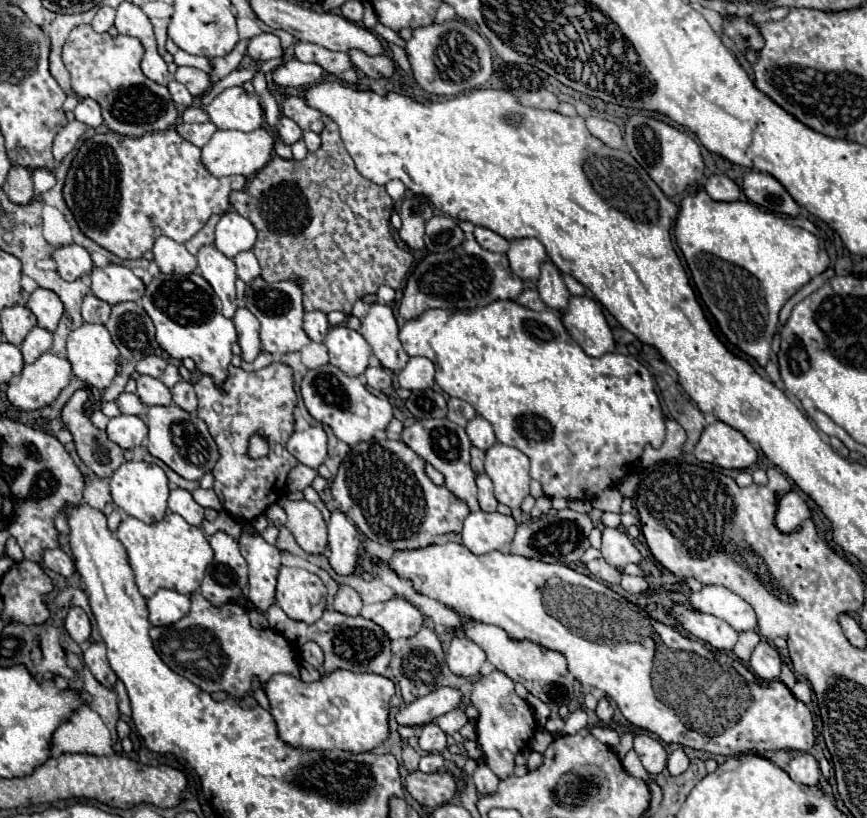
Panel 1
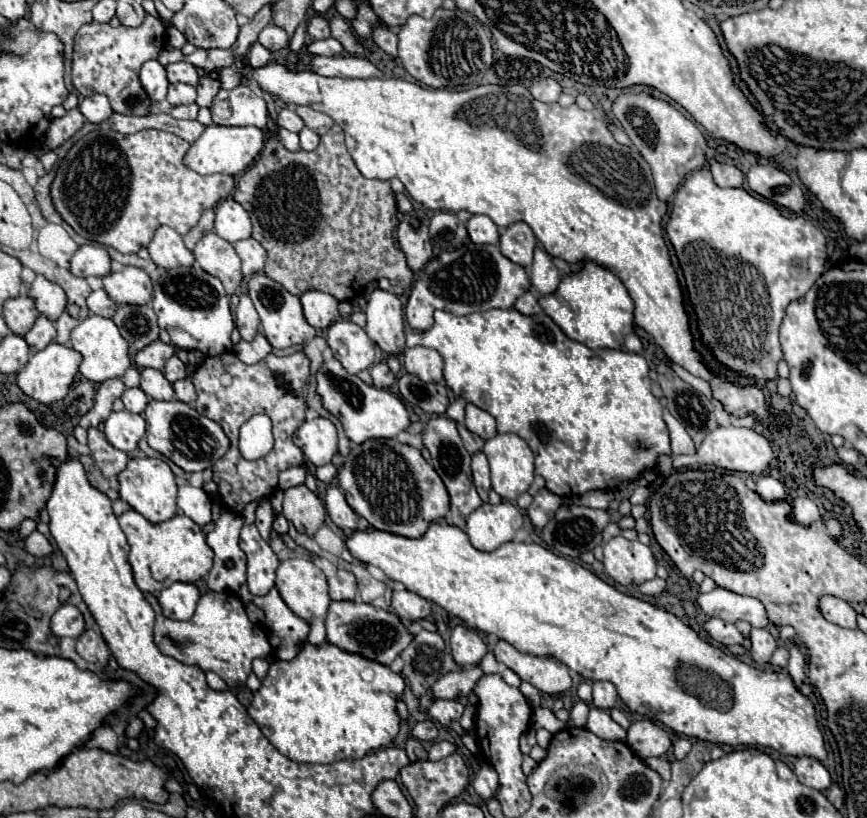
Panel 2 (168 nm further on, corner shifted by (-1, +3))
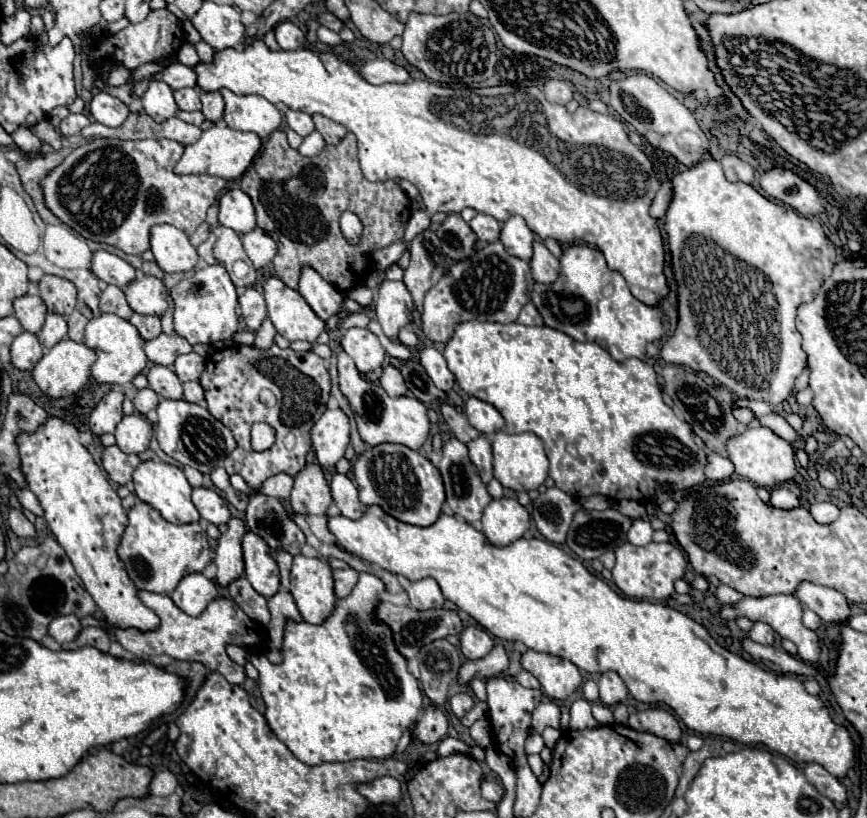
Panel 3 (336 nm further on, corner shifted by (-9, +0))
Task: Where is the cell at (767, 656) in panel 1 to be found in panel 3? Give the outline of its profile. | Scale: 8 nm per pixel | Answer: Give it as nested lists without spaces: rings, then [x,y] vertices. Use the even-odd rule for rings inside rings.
[[[755,622],[753,628],[749,630],[749,638],[753,642],[759,642],[759,644],[773,644],[775,630],[769,624],[765,624],[765,622]]]

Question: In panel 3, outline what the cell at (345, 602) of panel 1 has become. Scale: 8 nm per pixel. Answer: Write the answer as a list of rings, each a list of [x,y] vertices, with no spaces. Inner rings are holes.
[[[353,568],[333,570],[333,580],[335,580],[335,596],[345,598],[357,584],[357,572]]]

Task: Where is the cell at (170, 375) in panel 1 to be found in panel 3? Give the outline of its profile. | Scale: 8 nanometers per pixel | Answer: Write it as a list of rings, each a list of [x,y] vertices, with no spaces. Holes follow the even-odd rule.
[[[189,352],[189,354],[183,354],[175,360],[173,364],[173,372],[179,376],[181,382],[187,382],[187,380],[199,380],[201,372],[205,368],[205,358],[195,354],[195,352]]]

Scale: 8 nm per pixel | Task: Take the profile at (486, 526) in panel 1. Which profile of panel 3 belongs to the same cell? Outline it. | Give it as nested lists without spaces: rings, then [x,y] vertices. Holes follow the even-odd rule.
[[[503,496],[499,500],[493,500],[485,508],[481,530],[487,536],[487,540],[493,542],[495,546],[507,546],[509,542],[521,538],[529,524],[531,518],[527,510],[515,498]]]

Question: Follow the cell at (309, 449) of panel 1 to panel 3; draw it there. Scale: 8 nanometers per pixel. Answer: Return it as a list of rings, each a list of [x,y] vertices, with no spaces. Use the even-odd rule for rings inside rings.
[[[341,408],[325,410],[311,430],[313,450],[323,468],[333,468],[349,444],[349,418]]]

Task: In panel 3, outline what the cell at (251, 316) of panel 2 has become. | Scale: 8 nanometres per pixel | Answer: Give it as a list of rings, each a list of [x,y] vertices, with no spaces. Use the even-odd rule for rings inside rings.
[[[247,288],[241,296],[239,296],[239,304],[243,310],[243,320],[249,326],[249,330],[259,330],[261,322],[267,316],[267,306],[263,300],[263,294],[257,292],[255,288]]]

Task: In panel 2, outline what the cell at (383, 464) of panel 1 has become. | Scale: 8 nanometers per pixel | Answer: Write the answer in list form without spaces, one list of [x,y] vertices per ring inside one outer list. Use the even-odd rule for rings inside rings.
[[[369,439],[361,445],[351,445],[351,453],[345,457],[345,463],[337,471],[337,483],[343,491],[349,507],[359,515],[365,517],[367,523],[377,531],[387,531],[393,535],[401,535],[407,539],[419,539],[431,523],[445,519],[451,507],[451,499],[447,487],[443,485],[441,477],[435,469],[423,459],[421,451],[403,445],[397,439]]]

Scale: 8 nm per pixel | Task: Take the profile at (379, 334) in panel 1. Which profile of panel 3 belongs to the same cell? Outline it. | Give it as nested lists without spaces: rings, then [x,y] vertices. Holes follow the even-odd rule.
[[[383,280],[377,290],[375,314],[383,332],[393,340],[397,338],[399,328],[407,326],[413,318],[413,298],[407,286],[399,280]]]

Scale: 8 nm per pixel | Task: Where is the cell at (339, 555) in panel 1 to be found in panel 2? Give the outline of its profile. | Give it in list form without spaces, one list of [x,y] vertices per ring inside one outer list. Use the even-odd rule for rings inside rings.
[[[329,487],[327,489],[327,495],[325,495],[325,507],[327,507],[327,513],[331,517],[331,521],[341,529],[341,531],[357,531],[357,521],[359,517],[355,515],[355,511],[347,505],[343,493],[339,487]]]

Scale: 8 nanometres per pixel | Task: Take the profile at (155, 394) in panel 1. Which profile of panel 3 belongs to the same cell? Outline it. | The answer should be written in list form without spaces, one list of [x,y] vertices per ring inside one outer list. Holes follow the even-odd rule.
[[[155,364],[155,366],[149,368],[147,380],[149,380],[149,388],[155,390],[157,394],[161,394],[163,398],[181,400],[181,396],[183,396],[183,386],[181,386],[177,374],[175,374],[171,368]]]

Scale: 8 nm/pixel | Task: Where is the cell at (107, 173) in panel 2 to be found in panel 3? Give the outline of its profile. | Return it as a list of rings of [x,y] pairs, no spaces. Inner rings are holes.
[[[95,138],[75,148],[39,182],[45,206],[83,238],[105,242],[125,254],[139,256],[149,250],[151,226],[171,224],[183,232],[193,232],[225,188],[225,180],[217,176],[173,174],[173,166],[183,154],[183,148],[183,144],[173,140],[125,142]]]

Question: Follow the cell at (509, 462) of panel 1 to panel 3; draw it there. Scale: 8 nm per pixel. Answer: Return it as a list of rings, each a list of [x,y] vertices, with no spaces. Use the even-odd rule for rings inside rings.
[[[495,432],[493,434],[493,476],[509,490],[513,492],[527,492],[539,488],[547,478],[549,460],[543,450],[543,442],[533,432],[523,434],[507,434],[507,432]]]

